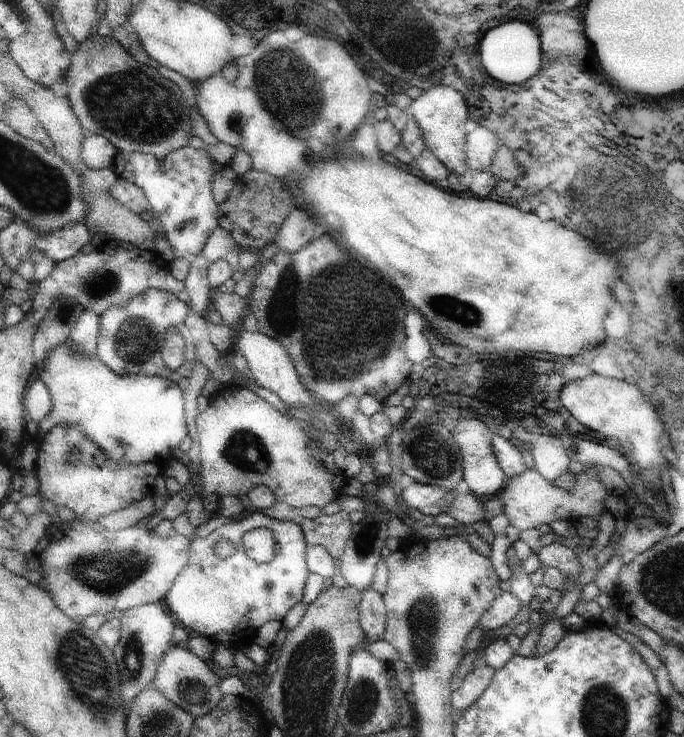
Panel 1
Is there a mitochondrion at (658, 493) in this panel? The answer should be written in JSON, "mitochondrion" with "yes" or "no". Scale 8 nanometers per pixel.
{"mitochondrion":"no"}

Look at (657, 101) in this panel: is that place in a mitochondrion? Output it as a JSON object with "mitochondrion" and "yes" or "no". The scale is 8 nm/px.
{"mitochondrion":"no"}

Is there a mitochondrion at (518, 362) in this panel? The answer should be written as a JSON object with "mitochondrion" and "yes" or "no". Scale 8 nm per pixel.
{"mitochondrion":"no"}

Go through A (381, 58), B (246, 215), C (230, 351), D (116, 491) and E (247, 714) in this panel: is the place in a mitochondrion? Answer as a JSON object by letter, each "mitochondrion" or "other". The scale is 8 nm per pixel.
{"A":"other","B":"other","C":"other","D":"other","E":"other"}

